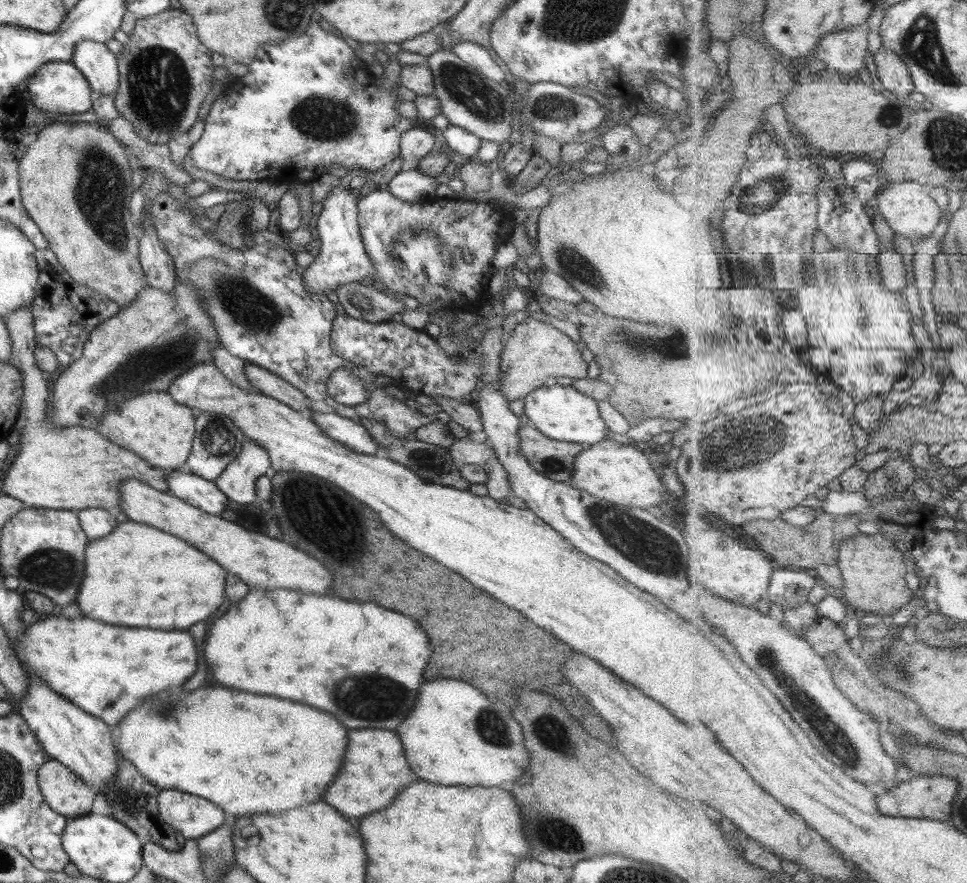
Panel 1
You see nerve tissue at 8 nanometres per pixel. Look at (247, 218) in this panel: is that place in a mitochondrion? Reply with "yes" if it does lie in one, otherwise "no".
yes

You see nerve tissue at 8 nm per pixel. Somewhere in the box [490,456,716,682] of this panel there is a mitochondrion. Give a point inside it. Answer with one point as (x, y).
(640, 543)

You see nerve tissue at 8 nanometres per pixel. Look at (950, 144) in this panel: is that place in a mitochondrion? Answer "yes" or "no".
yes

